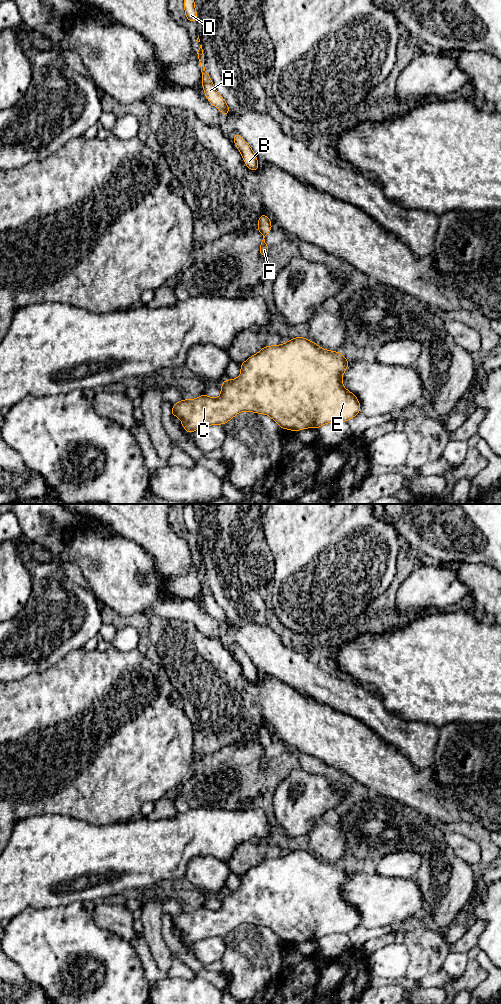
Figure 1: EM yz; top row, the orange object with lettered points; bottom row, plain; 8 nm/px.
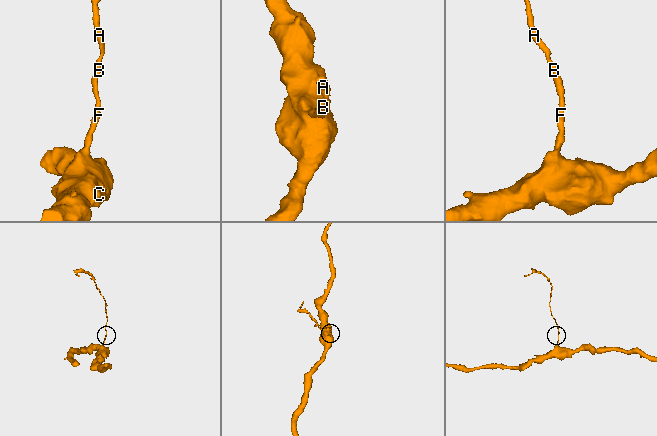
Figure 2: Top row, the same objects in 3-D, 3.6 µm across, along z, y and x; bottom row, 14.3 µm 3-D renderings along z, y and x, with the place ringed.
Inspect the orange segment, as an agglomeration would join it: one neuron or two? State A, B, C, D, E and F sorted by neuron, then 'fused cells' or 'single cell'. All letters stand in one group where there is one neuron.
A B C D E F; single cell

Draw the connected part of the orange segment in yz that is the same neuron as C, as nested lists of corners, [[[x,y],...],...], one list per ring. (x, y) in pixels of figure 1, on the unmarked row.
[[[298,848],[282,857],[265,858],[257,866],[250,868],[240,876],[241,886],[238,890],[226,891],[220,897],[221,907],[218,910],[208,909],[205,905],[193,912],[183,910],[172,917],[171,927],[181,931],[182,938],[189,946],[209,937],[224,937],[243,923],[268,927],[281,941],[293,944],[306,940],[318,941],[333,933],[348,934],[361,921],[357,909],[342,896],[343,885],[348,877],[349,872],[341,864],[325,862],[313,853]]]

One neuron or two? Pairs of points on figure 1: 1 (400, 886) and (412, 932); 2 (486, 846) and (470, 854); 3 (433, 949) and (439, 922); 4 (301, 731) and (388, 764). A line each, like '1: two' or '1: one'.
1: two
2: two
3: two
4: one

